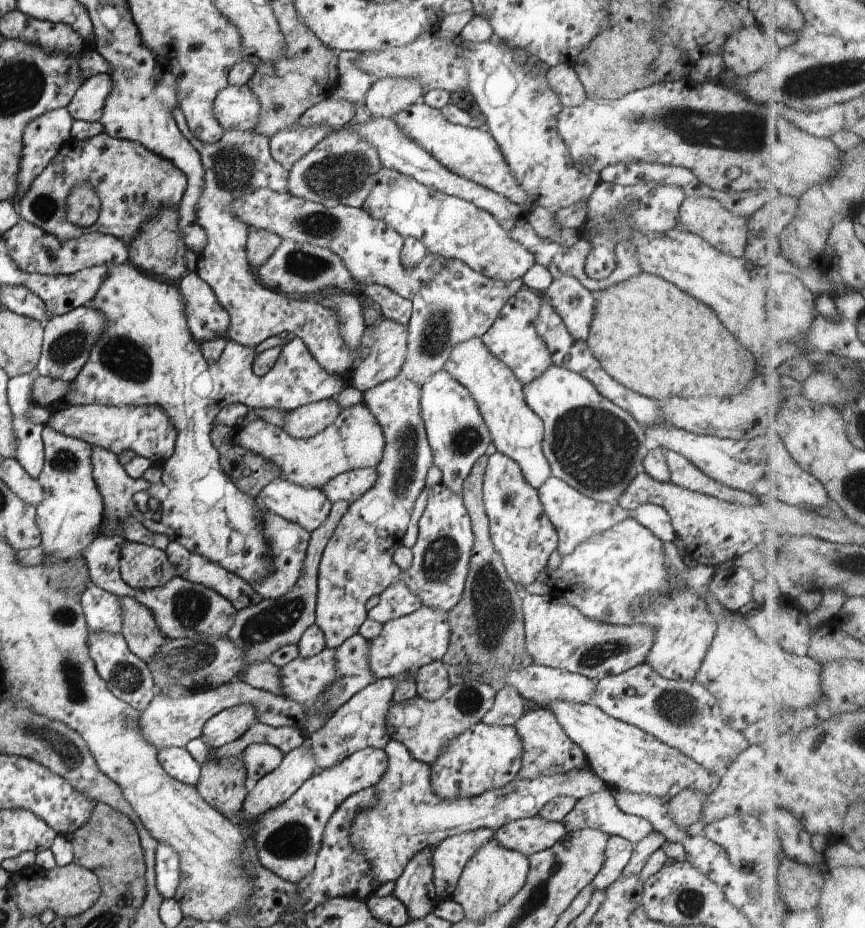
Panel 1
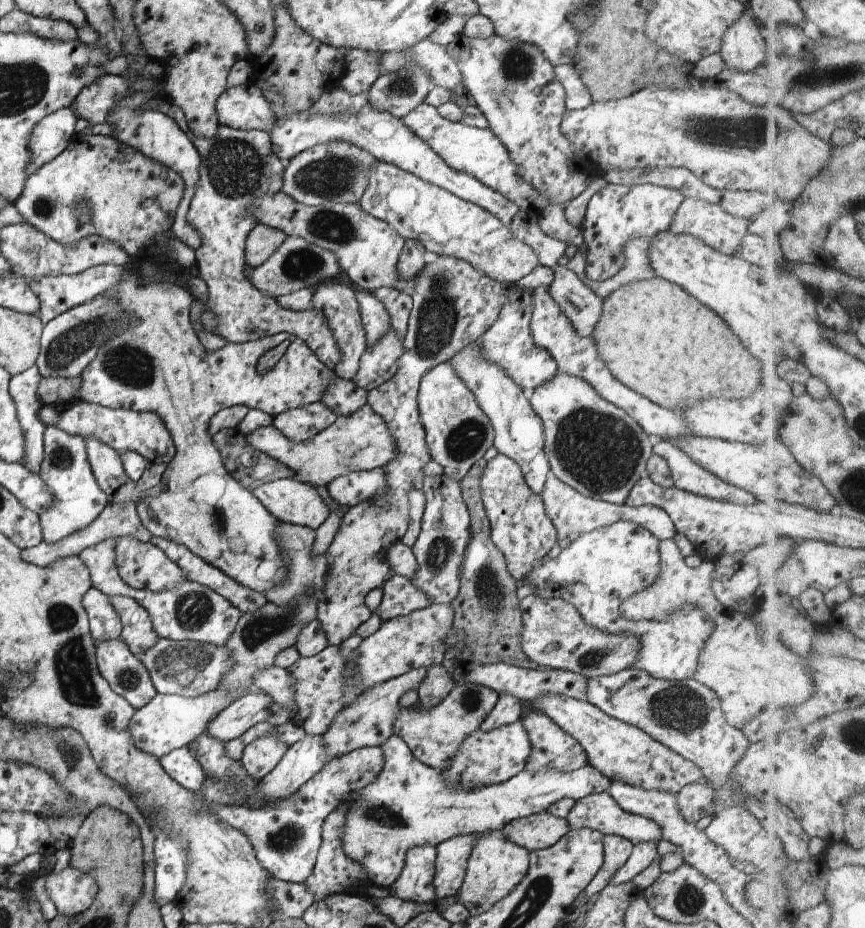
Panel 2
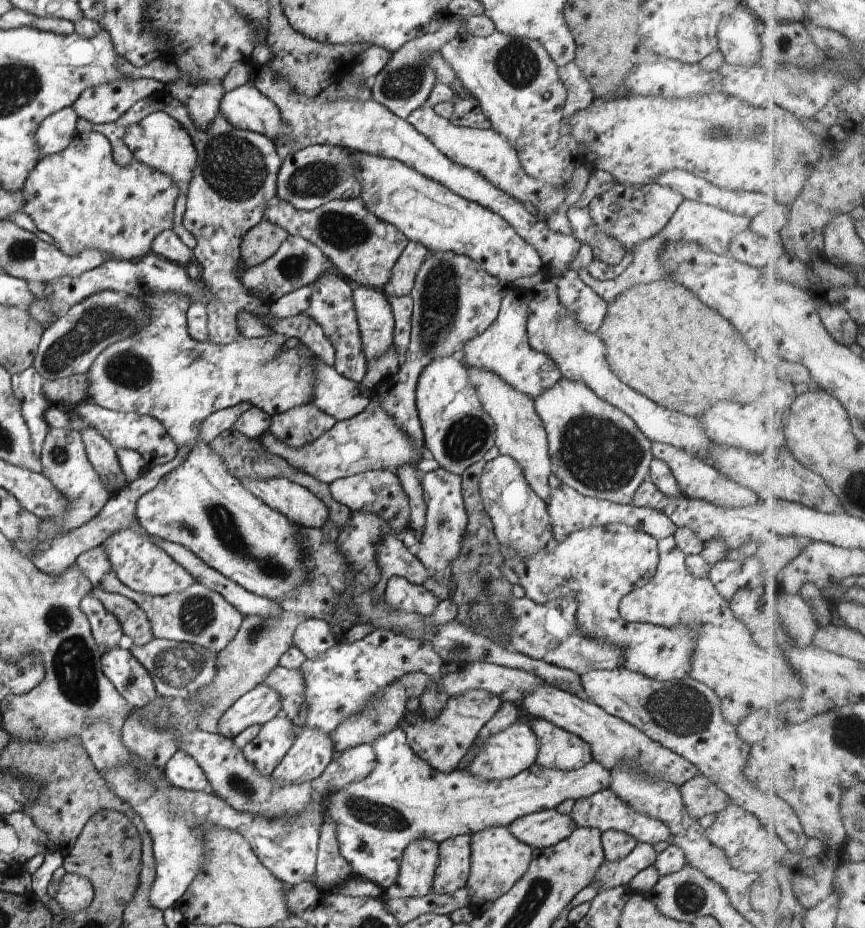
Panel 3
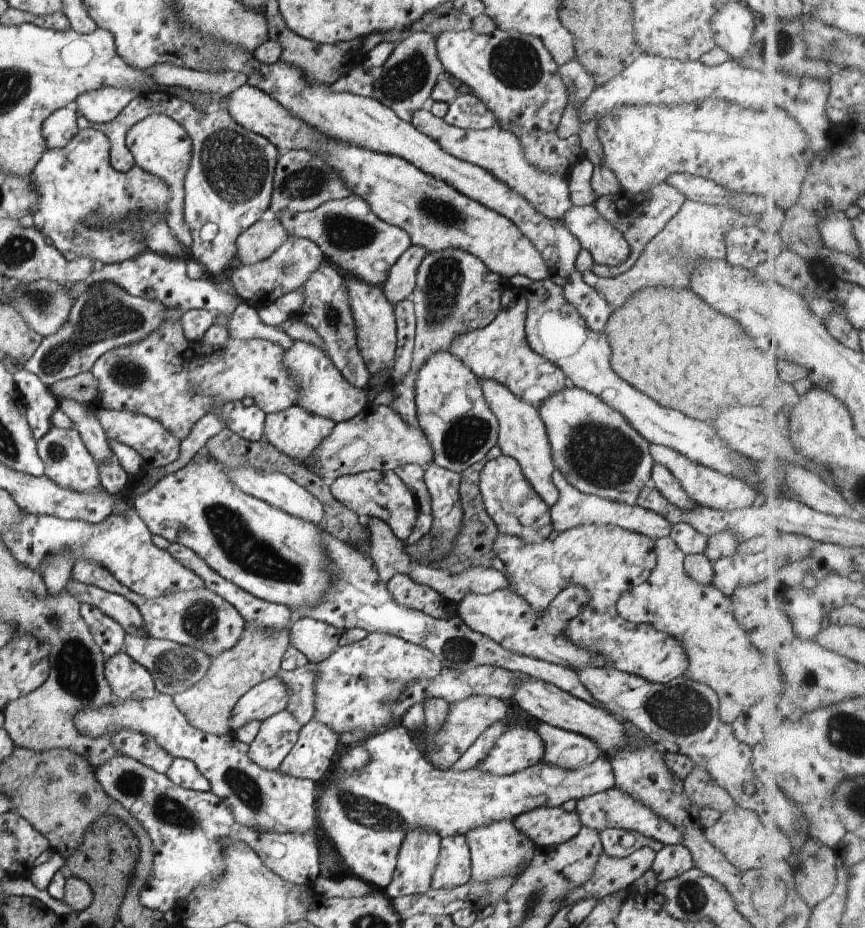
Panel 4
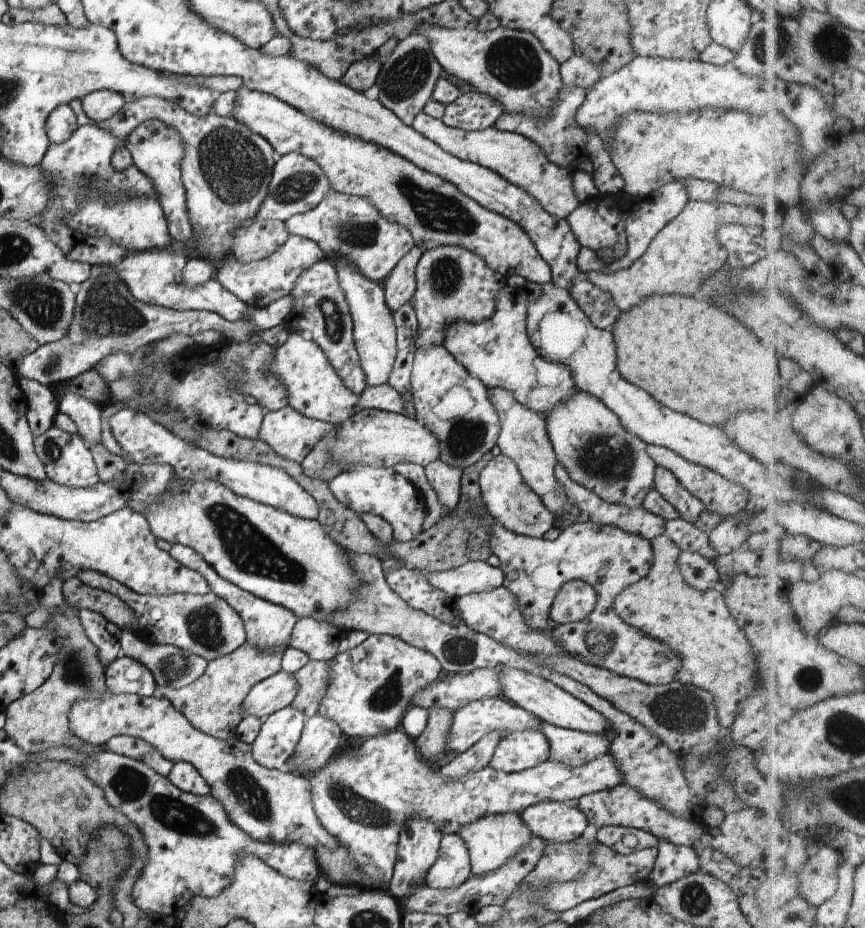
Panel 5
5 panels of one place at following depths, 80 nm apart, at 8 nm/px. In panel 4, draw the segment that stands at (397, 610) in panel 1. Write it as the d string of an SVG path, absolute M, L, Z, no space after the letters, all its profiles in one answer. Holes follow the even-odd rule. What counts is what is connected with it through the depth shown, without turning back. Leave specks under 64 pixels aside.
M395 574L387 580L386 588L397 604L420 611L433 619L447 618L447 602L441 595L423 584L413 582L407 574Z

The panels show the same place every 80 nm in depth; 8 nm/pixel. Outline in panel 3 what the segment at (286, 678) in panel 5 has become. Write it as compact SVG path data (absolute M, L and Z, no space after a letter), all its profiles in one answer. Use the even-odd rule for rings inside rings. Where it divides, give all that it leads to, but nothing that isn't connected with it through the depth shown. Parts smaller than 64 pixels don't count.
M256 684L219 717L216 733L232 739L251 725L262 725L280 713L281 698L271 686Z

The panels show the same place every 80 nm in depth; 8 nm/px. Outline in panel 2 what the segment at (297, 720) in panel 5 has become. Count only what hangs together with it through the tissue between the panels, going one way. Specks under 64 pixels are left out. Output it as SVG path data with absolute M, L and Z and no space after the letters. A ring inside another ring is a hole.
M265 735L244 746L239 761L246 775L258 782L275 768L287 749L285 735Z

